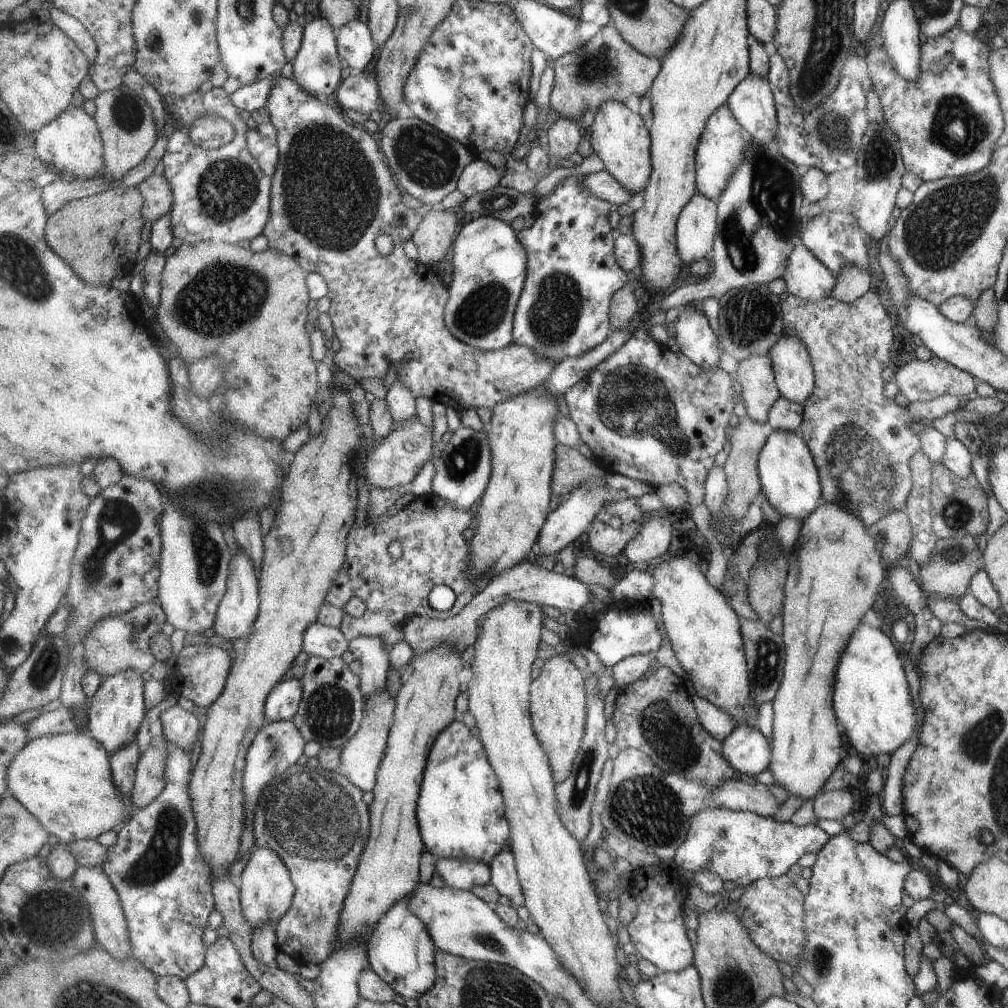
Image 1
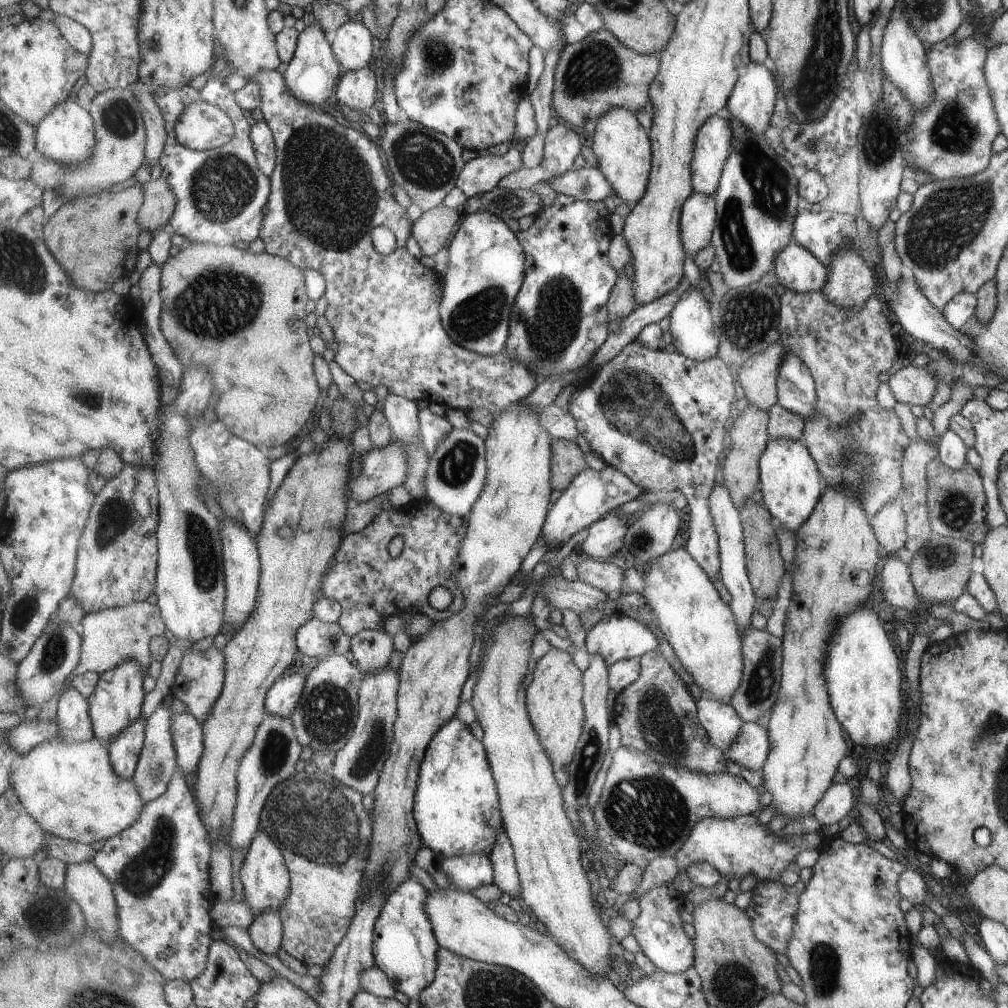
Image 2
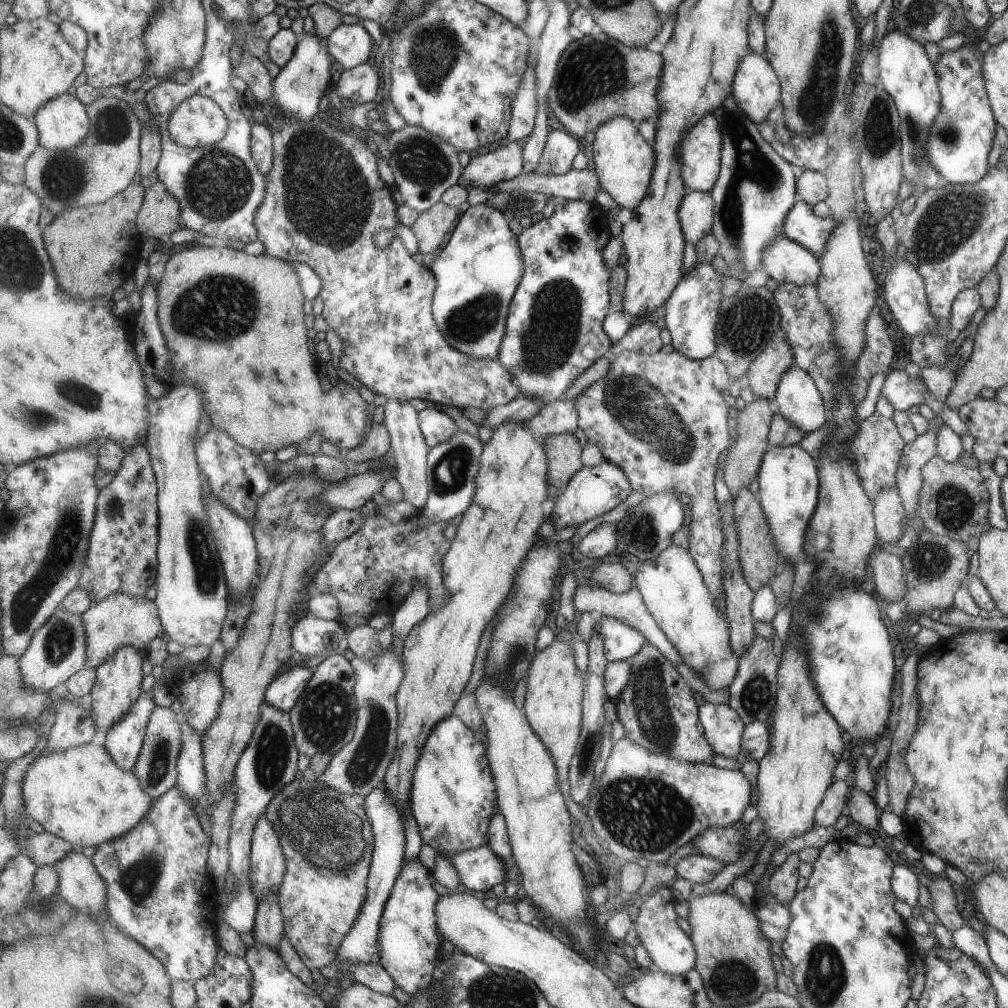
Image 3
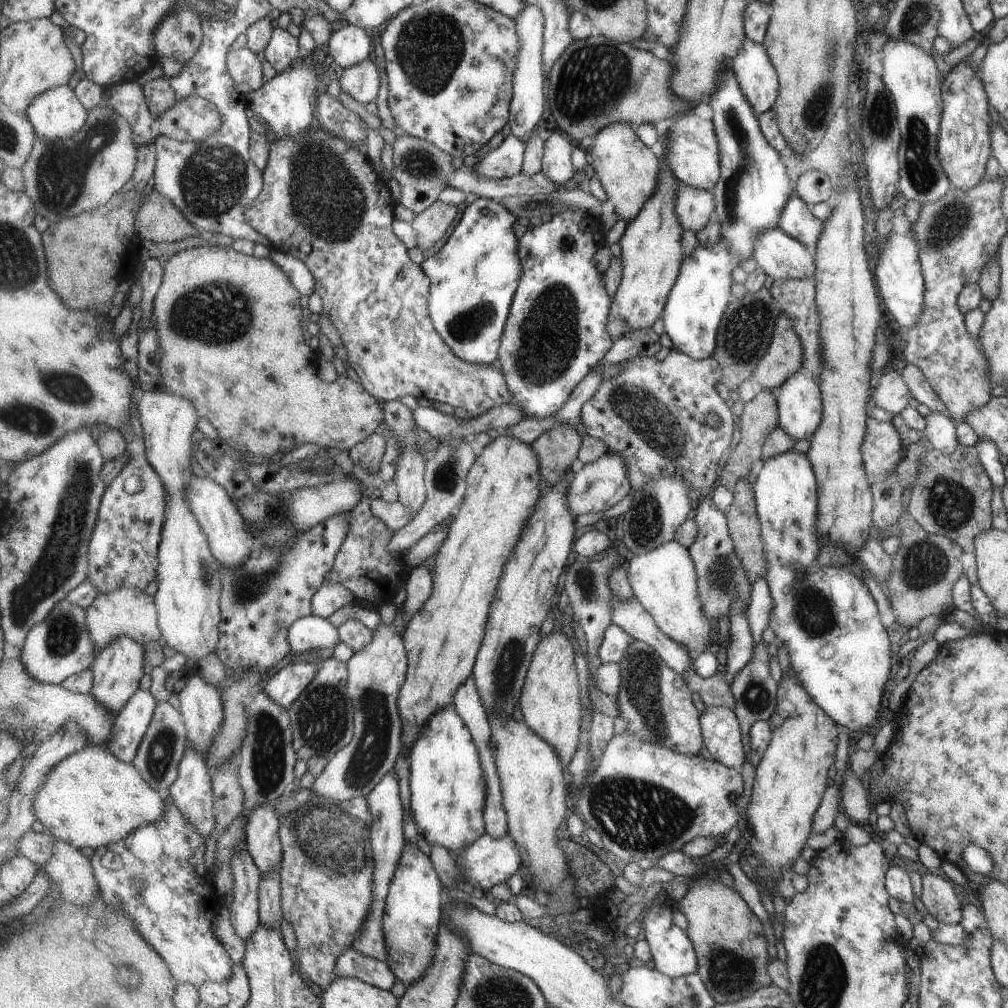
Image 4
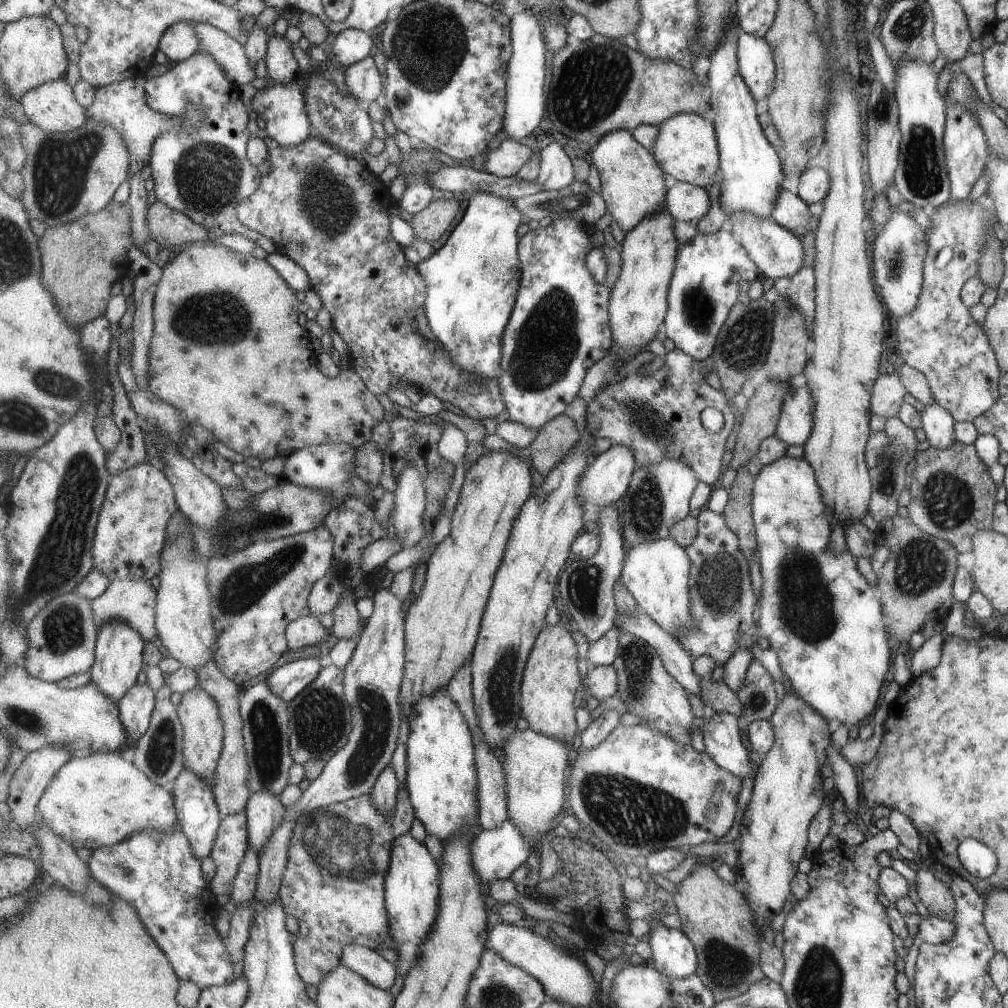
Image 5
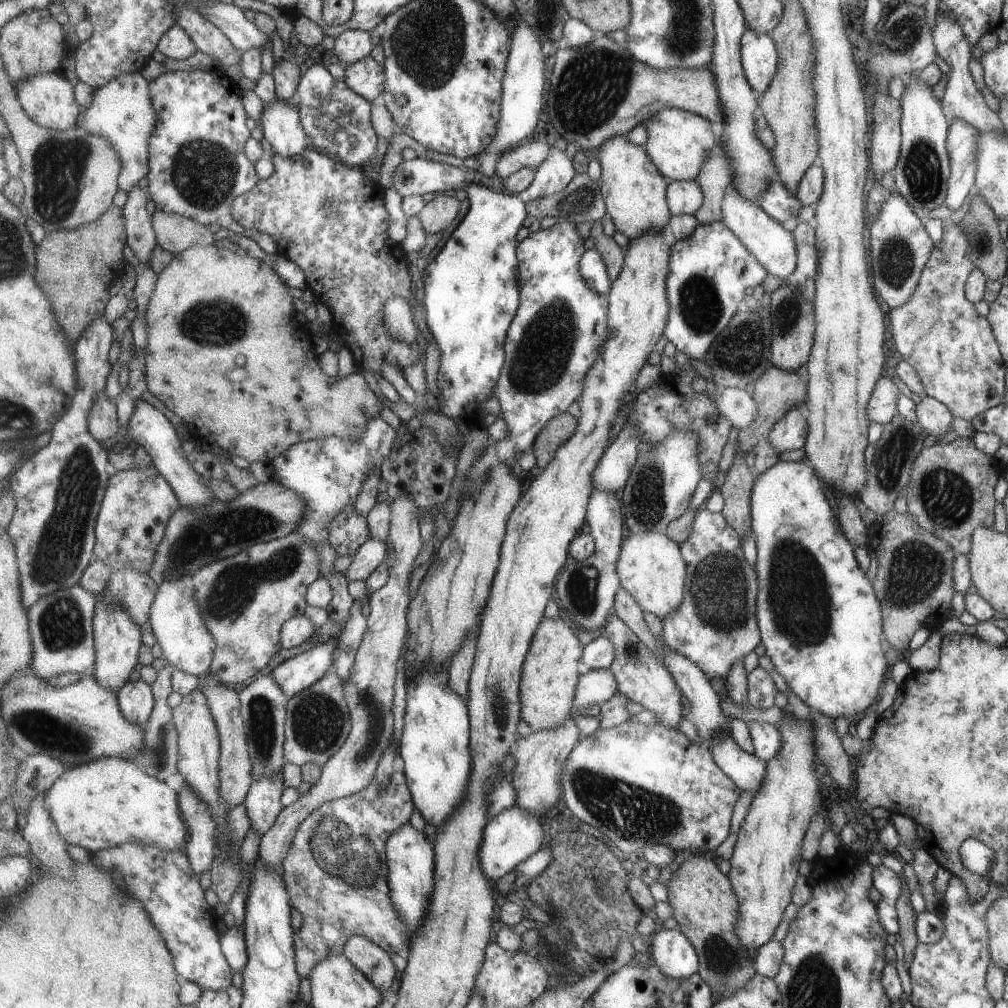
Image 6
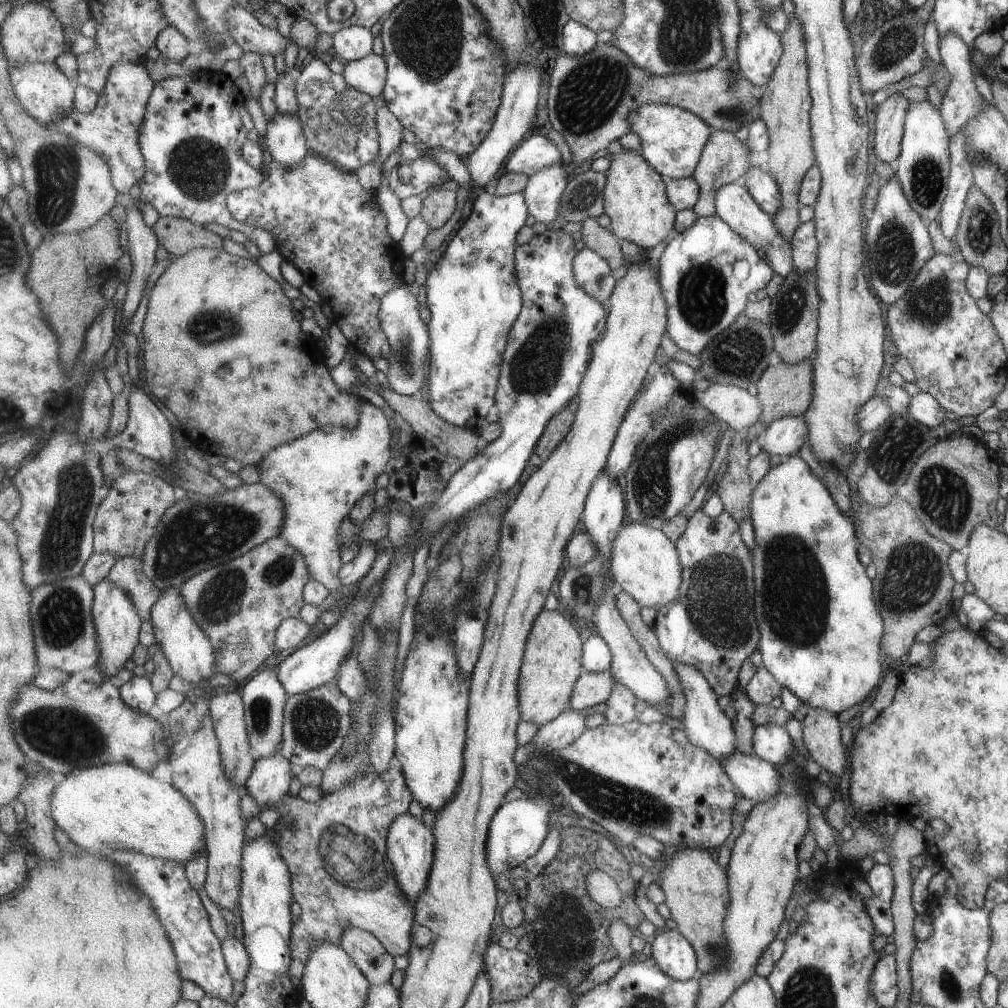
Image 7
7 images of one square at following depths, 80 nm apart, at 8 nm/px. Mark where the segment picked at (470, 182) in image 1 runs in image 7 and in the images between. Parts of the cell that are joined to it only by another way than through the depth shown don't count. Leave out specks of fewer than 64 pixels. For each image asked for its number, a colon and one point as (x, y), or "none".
2: (480, 175)
3: (507, 162)
4: (506, 160)
5: (506, 160)
6: (514, 159)
7: (538, 151)

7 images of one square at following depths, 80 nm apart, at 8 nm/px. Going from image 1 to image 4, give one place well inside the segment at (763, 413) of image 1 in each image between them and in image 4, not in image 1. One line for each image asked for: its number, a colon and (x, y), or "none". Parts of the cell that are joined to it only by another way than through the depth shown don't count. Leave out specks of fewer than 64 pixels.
2: (758, 376)
3: (763, 376)
4: (784, 357)

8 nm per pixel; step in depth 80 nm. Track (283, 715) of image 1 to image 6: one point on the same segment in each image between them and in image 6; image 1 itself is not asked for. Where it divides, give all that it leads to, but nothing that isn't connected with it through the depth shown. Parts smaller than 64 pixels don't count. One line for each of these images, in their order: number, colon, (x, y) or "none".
2: (282, 699)
3: (283, 693)
4: (286, 685)
5: (288, 681)
6: (294, 675)

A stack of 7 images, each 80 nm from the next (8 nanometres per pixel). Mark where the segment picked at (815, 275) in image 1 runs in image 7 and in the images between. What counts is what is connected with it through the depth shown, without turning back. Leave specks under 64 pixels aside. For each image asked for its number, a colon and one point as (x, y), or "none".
2: (796, 269)
3: (785, 261)
4: (780, 256)
5: (778, 253)
6: (775, 247)
7: (735, 204)

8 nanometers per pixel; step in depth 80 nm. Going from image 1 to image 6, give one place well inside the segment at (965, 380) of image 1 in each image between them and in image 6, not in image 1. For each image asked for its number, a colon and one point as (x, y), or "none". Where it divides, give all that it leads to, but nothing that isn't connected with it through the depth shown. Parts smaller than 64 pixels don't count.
2: (911, 385)
3: (901, 390)
4: (891, 394)
5: (887, 395)
6: (882, 406)

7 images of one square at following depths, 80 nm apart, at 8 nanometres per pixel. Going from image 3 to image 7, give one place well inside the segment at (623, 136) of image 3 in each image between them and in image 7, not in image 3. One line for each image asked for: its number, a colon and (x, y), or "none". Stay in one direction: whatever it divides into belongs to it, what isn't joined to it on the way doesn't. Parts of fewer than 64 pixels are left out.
4: (629, 170)
5: (633, 183)
6: (636, 192)
7: (636, 199)

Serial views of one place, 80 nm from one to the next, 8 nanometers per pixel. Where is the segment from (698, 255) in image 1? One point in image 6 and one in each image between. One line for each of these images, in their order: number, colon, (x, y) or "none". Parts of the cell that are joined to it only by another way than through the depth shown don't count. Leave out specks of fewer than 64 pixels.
2: (699, 214)
3: (698, 211)
4: (695, 207)
5: (686, 202)
6: (684, 197)

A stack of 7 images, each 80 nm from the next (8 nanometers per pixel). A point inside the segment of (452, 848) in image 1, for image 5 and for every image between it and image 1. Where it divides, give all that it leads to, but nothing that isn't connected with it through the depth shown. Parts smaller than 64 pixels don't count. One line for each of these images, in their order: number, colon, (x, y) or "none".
2: (458, 811)
3: (454, 798)
4: (448, 787)
5: (443, 780)

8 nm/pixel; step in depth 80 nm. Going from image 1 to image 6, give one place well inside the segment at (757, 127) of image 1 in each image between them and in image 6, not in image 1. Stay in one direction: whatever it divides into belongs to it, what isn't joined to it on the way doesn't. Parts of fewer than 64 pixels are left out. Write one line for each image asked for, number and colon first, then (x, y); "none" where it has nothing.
2: (752, 101)
3: (757, 89)
4: (754, 69)
5: (757, 65)
6: (759, 53)

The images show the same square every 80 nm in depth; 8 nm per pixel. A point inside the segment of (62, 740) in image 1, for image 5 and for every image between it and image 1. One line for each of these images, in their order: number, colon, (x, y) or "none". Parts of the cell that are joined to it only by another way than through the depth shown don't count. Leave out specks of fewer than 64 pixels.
2: (71, 788)
3: (81, 794)
4: (91, 798)
5: (95, 801)

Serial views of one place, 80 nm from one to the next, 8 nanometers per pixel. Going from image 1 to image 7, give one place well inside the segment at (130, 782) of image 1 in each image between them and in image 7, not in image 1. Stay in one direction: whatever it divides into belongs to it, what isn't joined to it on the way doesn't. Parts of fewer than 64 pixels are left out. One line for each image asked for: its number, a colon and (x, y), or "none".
2: (126, 750)
3: (125, 741)
4: (131, 724)
5: (137, 707)
6: (137, 699)
7: (138, 692)

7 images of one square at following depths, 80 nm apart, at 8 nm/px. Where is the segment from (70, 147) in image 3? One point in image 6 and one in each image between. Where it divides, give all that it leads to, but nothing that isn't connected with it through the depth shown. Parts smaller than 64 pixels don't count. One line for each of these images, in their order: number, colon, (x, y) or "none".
4: (57, 114)
5: (54, 106)
6: (50, 99)

